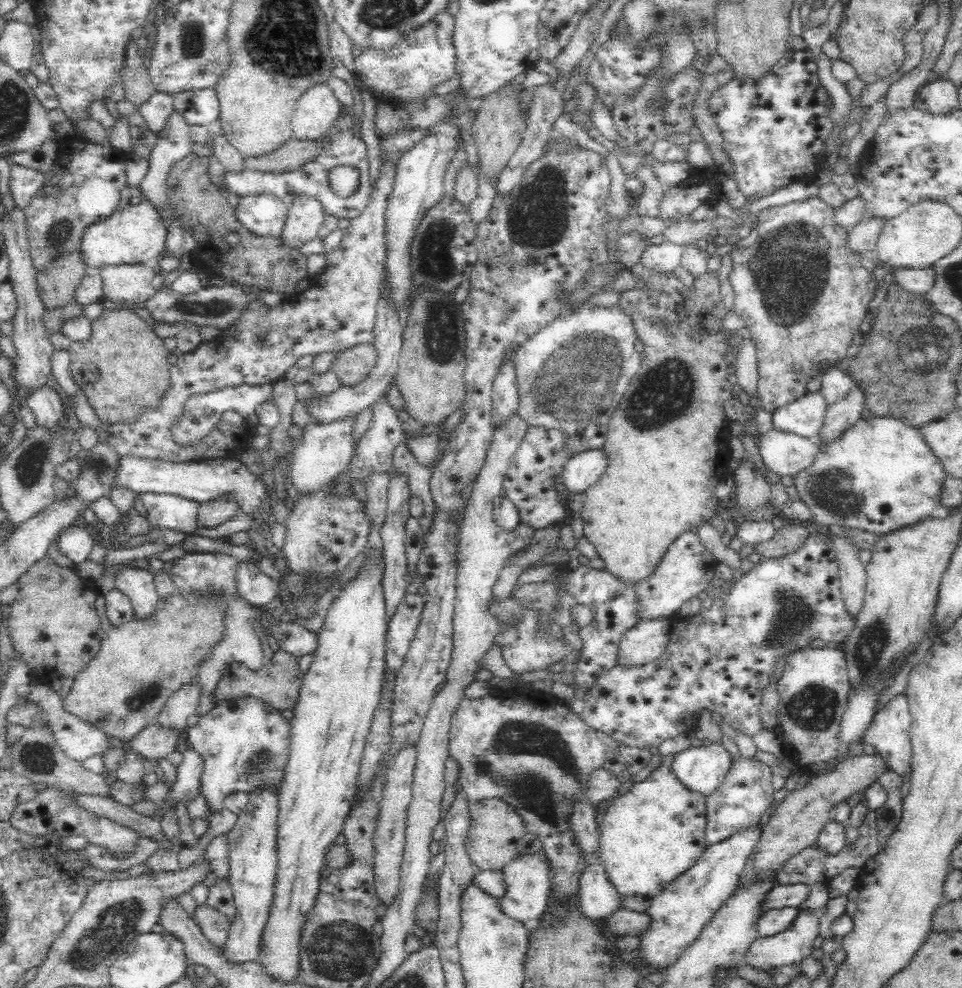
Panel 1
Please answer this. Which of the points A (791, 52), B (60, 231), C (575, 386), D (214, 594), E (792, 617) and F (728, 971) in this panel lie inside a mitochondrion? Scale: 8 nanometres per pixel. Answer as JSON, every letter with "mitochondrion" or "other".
{"A":"other","B":"mitochondrion","C":"mitochondrion","D":"other","E":"mitochondrion","F":"other"}

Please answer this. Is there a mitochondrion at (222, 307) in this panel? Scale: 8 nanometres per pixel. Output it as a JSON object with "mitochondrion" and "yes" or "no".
{"mitochondrion":"yes"}

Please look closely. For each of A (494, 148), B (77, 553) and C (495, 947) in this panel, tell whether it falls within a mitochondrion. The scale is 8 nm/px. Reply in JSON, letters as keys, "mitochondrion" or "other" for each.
{"A":"other","B":"other","C":"other"}

